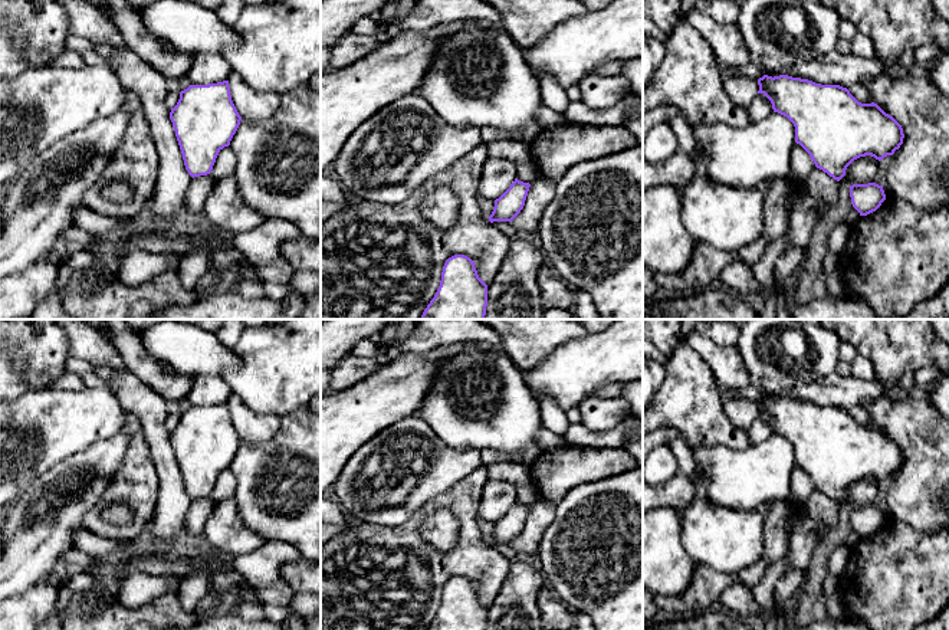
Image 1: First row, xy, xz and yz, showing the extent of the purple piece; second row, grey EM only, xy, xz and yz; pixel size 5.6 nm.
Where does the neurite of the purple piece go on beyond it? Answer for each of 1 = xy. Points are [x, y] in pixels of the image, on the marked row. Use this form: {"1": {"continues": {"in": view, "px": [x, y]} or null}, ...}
{"1": {"continues": null}}

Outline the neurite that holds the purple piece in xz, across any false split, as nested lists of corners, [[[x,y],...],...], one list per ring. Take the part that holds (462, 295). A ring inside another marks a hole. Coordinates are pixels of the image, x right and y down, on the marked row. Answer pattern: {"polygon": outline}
{"polygon": [[[464,255],[449,257],[443,266],[440,286],[420,319],[485,319],[487,285],[479,278],[474,262]]]}

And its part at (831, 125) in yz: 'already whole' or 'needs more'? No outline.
already whole

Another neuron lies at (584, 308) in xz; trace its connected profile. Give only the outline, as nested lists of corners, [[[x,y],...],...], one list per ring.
[[[574,291],[574,308],[575,319],[600,319],[592,298],[584,291]]]

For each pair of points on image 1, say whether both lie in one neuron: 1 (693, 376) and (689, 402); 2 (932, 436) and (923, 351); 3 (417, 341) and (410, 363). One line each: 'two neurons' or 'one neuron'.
1: one neuron
2: two neurons
3: two neurons

